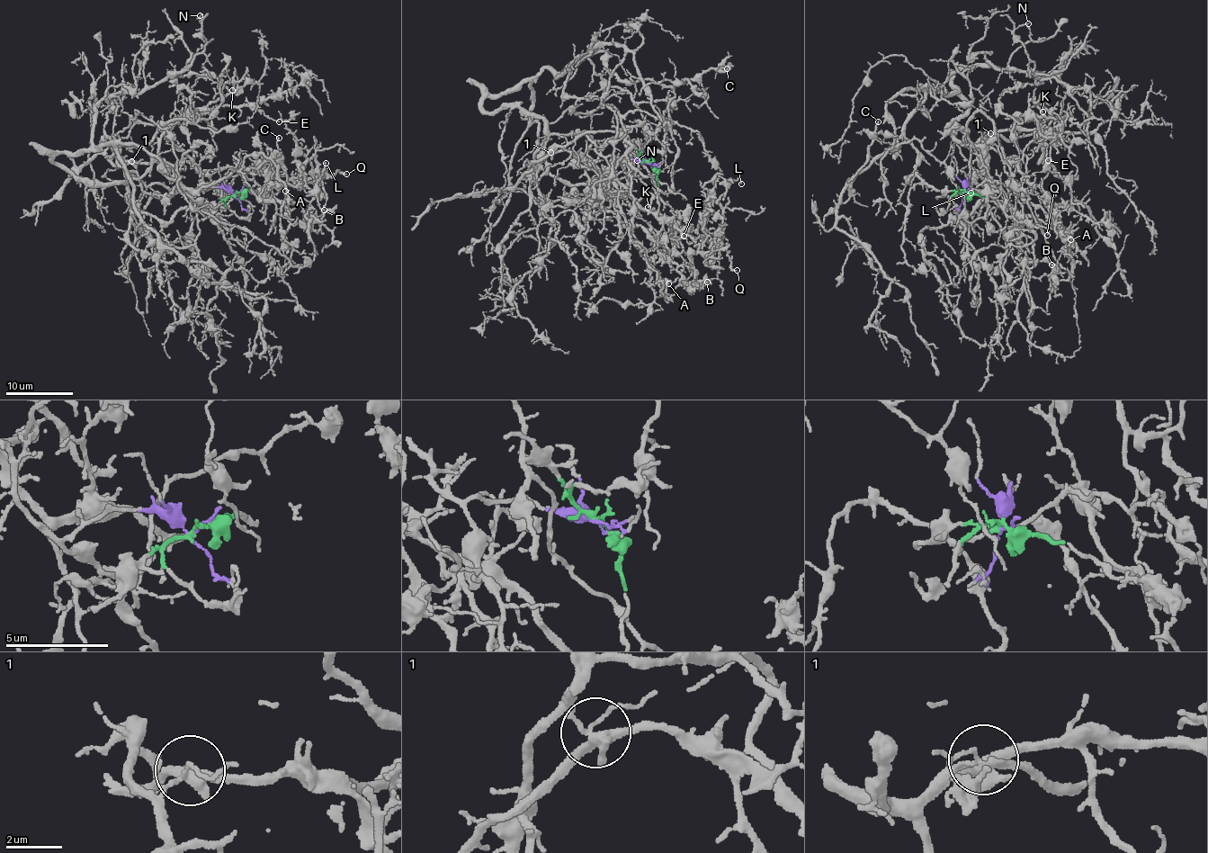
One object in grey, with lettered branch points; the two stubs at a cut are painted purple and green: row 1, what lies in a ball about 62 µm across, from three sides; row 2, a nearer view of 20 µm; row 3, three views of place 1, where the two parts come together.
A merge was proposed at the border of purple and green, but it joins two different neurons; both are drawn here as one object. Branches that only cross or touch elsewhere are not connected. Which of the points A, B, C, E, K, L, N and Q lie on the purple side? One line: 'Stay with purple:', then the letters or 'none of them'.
Stay with purple: C, N

